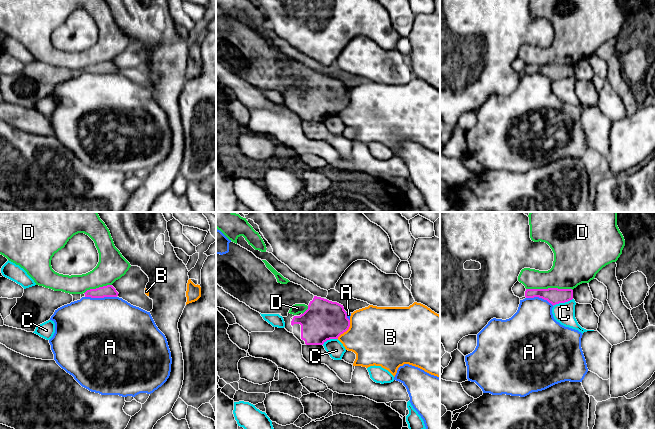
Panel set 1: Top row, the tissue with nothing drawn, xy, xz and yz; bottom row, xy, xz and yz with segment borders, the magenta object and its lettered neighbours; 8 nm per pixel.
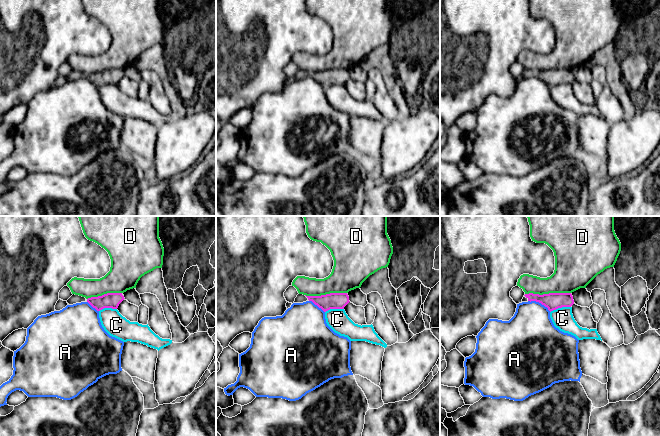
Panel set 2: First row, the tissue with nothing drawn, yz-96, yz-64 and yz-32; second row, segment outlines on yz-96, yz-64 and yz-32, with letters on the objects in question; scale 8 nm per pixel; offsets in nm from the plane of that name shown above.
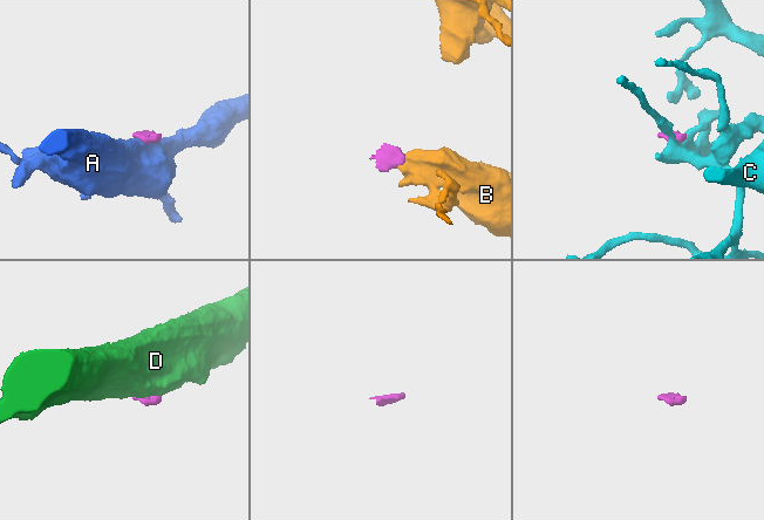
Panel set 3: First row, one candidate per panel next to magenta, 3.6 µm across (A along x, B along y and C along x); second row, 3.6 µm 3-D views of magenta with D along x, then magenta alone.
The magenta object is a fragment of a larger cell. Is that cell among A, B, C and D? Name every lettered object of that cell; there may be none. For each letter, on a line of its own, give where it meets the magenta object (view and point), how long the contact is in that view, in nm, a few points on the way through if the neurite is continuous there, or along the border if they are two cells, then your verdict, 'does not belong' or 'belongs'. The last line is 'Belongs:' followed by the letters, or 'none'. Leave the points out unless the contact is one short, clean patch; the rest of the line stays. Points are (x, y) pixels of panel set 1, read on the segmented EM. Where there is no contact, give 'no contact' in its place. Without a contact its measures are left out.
A: contact xy (101, 297); length 260 nm; border xy (85, 296), (116, 297); does not belong
B: contact xz (346, 330); length 190 nm; border xz (350, 320), (350, 326), (337, 338); does not belong
C: contact yz (562, 302); length 170 nm; border yz (572, 298), (556, 303), (553, 306); does not belong
D: contact yz (549, 288); length 380 nm; does not belong
Belongs: none

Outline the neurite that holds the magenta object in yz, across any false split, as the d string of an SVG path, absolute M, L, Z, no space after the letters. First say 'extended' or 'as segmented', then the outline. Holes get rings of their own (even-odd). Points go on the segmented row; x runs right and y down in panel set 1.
as segmented; M548 288L548 289L526 289L526 298L539 297L547 300L553 306L559 303L565 303L573 299L572 289L558 289L558 288Z

